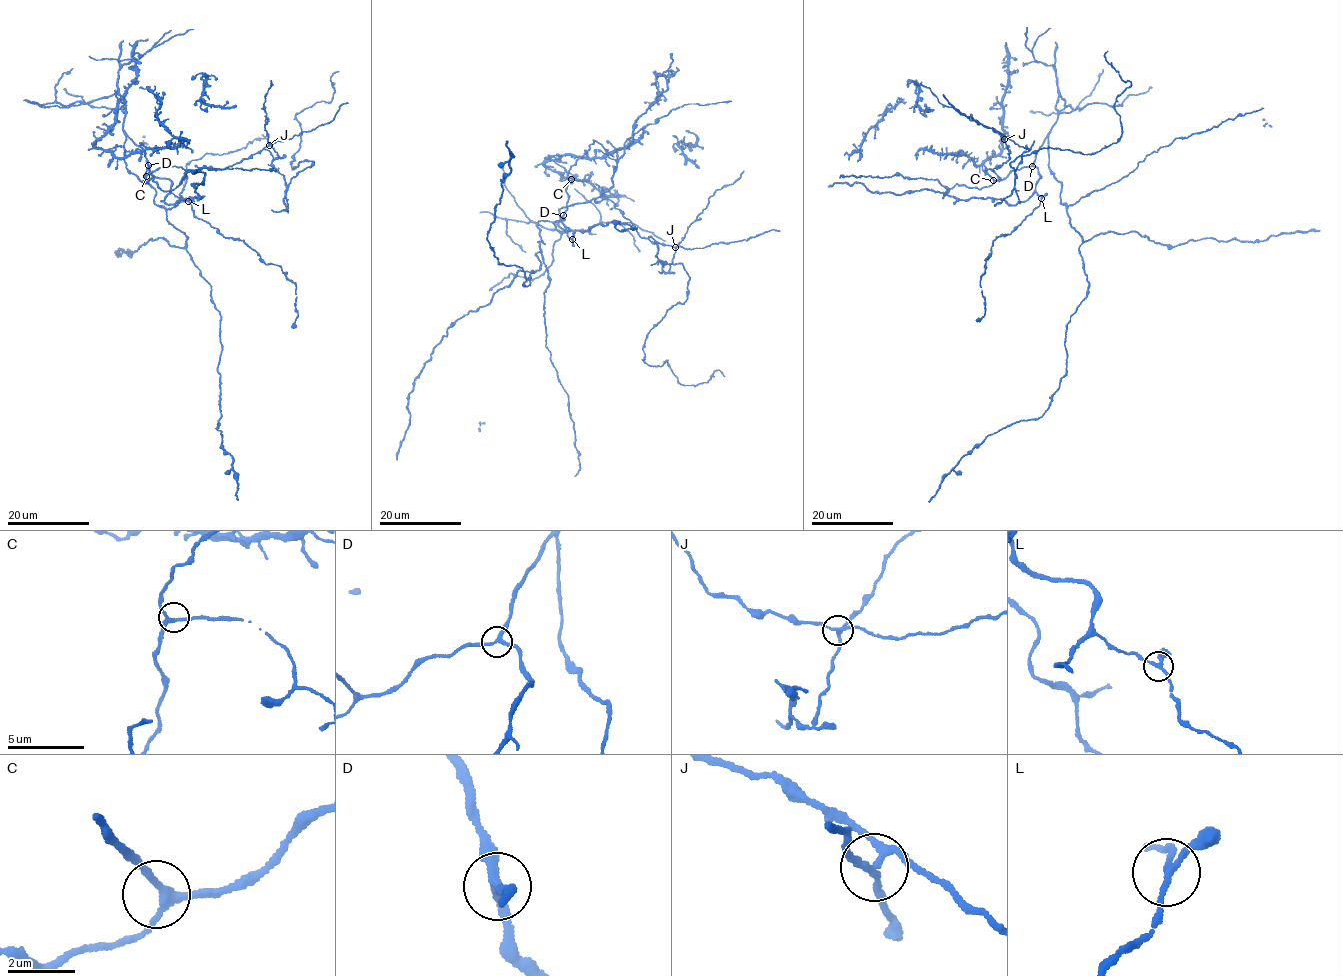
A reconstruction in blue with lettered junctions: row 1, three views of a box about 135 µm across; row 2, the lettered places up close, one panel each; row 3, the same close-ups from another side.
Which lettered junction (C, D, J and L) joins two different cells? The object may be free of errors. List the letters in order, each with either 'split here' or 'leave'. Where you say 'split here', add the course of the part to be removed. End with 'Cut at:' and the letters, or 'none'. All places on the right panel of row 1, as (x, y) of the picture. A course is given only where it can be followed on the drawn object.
C: leave
D: leave
J: split here; foreign part runs (1004, 139), (1029, 148), (1015, 175), (1011, 162), (1043, 148), (1114, 143), (1131, 82), (1107, 51)
L: leave
Cut at: J

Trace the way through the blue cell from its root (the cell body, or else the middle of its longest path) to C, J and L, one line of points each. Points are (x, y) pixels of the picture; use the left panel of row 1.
C: (146, 161), (149, 165), (146, 176)
J: (146, 161), (149, 165), (145, 176), (163, 166), (223, 169), (268, 145)
L: (146, 161), (149, 171), (169, 180), (171, 191), (188, 201)

